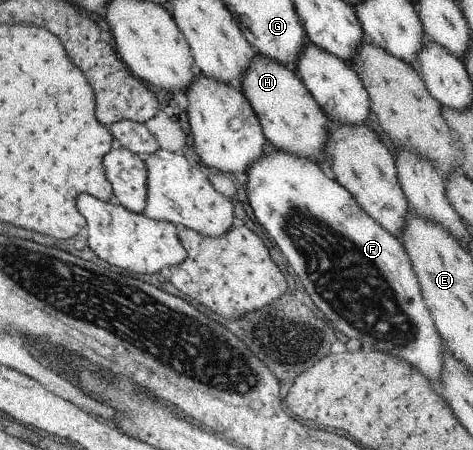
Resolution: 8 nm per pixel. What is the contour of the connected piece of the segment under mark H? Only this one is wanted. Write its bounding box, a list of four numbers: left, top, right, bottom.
[240,53,329,162]

